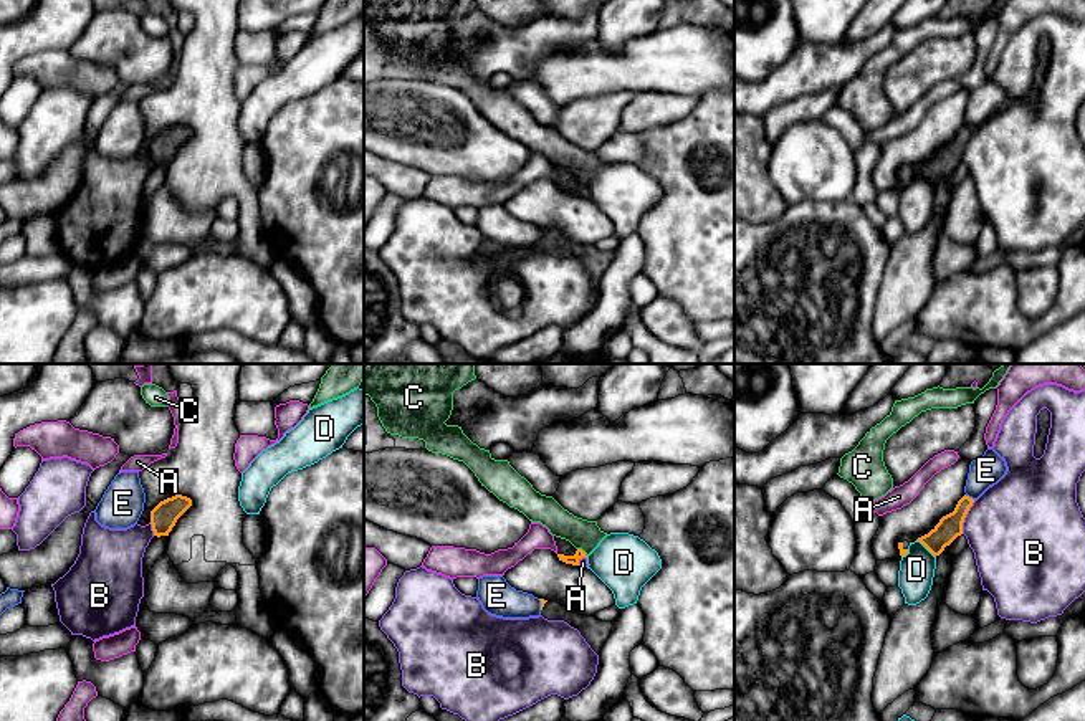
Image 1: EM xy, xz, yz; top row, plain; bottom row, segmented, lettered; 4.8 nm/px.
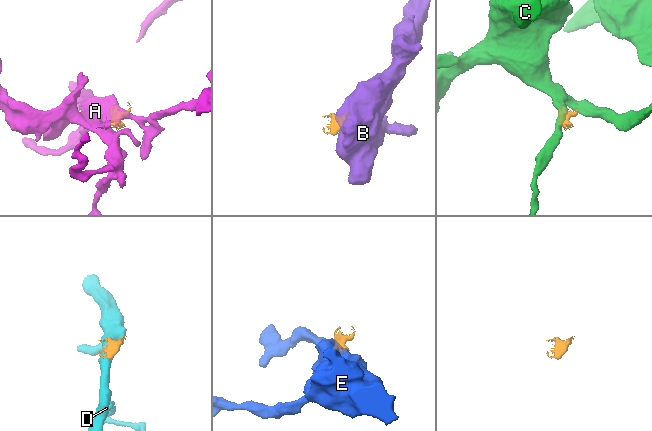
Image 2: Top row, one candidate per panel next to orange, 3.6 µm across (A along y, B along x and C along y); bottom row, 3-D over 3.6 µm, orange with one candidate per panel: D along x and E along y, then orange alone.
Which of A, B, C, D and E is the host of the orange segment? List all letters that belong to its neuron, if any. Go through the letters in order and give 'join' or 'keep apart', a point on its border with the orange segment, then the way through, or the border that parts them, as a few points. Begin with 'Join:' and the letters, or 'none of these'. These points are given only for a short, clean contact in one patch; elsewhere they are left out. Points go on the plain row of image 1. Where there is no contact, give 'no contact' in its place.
Join: none of these
A: keep apart | xz (581, 187) | along xz (586, 186), (578, 194)
B: keep apart | yz (965, 146) | along yz (975, 129), (961, 162)
C: keep apart | xz (583, 181) | along xz (578, 177), (586, 186)
D: keep apart | yz (927, 177) | along yz (917, 169), (935, 187)
E: keep apart | yz (968, 126) | along yz (965, 124), (973, 129)

